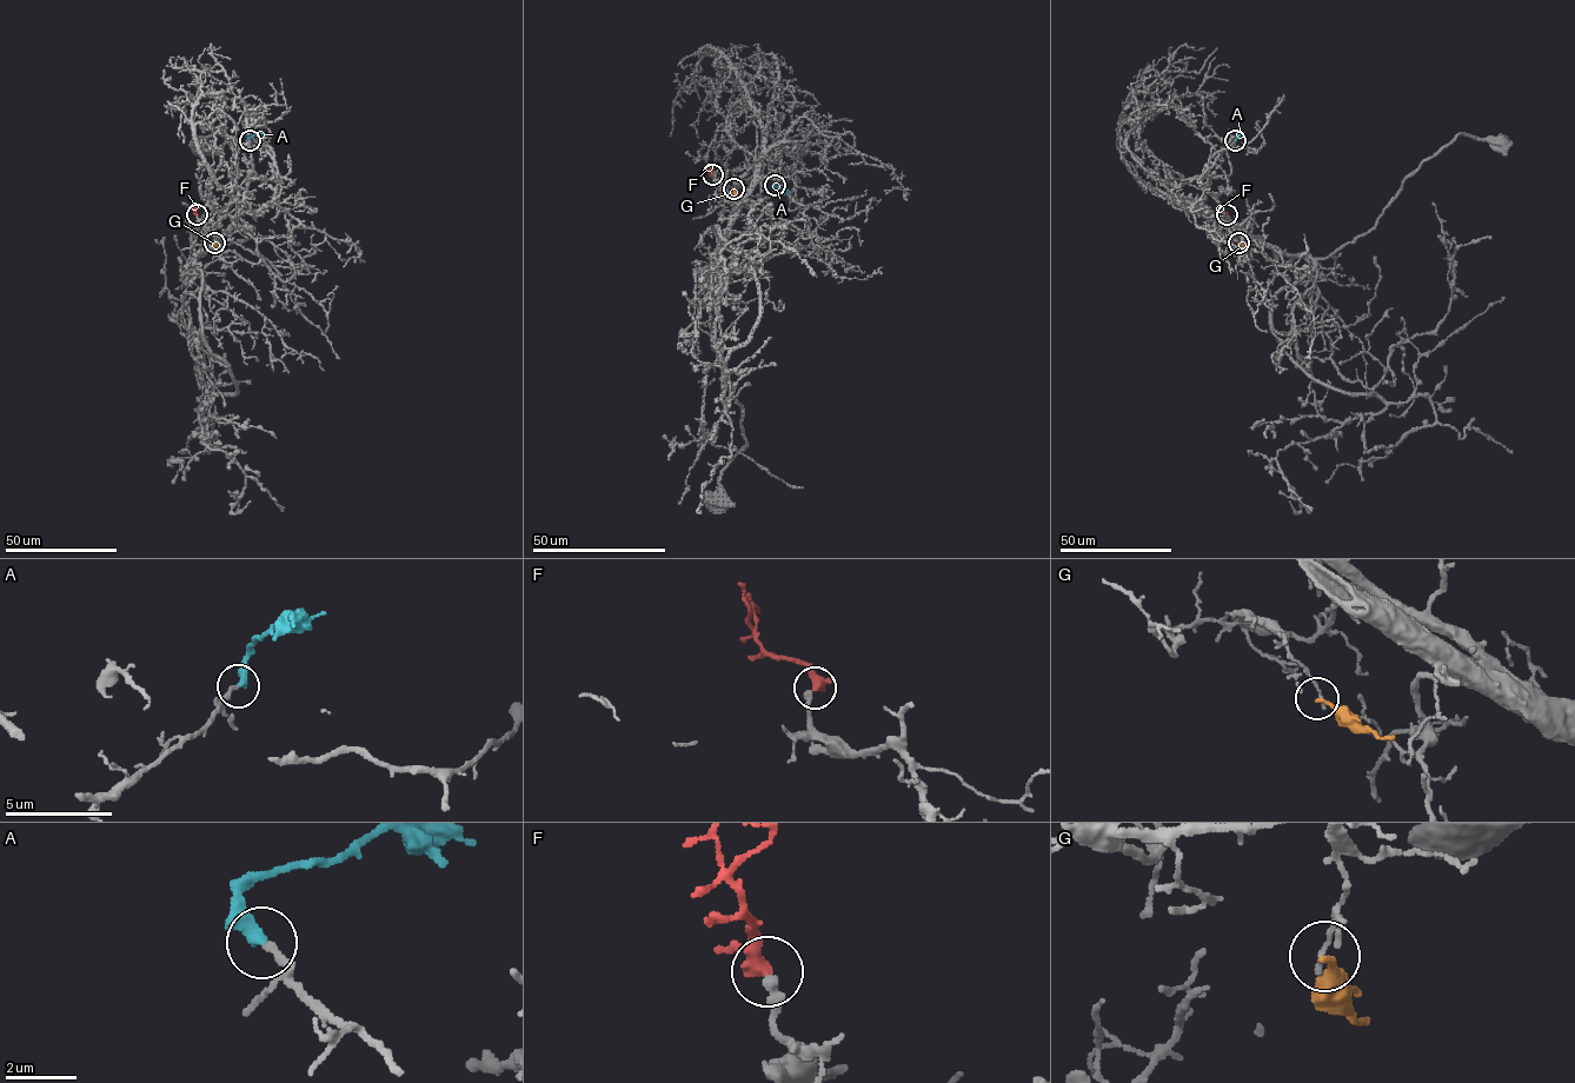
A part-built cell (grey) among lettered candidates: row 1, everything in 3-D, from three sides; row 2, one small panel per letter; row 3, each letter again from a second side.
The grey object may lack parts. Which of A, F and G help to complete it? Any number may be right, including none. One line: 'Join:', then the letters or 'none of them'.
Join: A, F

